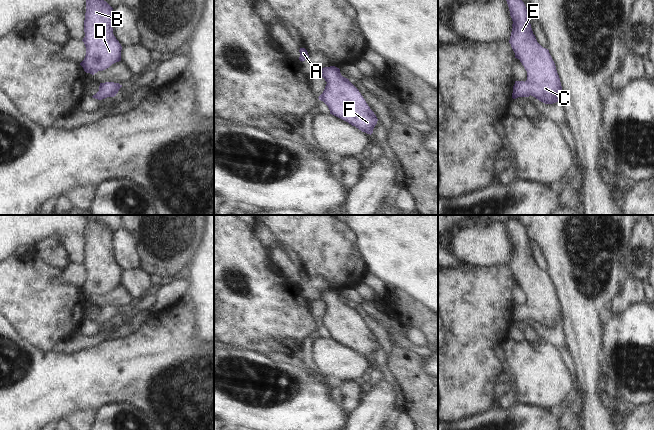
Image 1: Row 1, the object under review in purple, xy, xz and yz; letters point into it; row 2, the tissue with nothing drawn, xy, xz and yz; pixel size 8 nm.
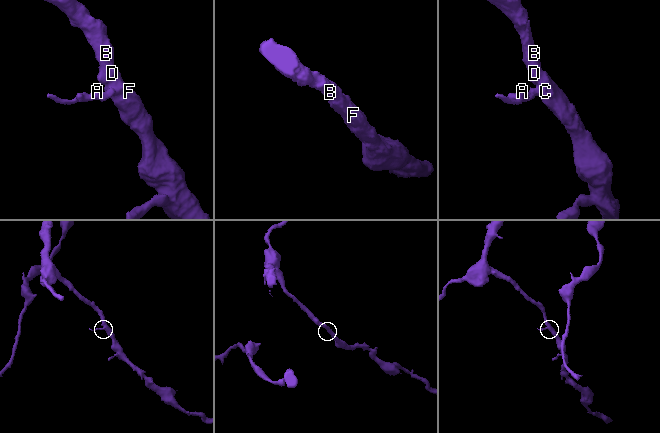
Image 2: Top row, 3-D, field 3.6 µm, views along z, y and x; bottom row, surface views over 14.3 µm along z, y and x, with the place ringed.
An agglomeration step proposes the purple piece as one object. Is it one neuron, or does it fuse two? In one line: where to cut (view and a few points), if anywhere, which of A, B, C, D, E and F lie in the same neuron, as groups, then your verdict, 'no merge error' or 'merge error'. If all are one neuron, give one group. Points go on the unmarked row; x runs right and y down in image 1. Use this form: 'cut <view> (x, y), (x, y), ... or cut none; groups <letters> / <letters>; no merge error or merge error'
cut none; groups A B C D E F; no merge error

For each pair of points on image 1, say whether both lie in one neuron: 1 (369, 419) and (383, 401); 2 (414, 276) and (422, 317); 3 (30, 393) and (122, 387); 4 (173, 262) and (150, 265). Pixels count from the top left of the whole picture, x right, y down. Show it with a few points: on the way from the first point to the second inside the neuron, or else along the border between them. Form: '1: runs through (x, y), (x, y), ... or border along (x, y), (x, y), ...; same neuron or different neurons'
1: runs through (371, 415), (379, 405); same neuron
2: border along (399, 289), (420, 301), (427, 308); different neurons
3: runs through (53, 387), (99, 387); same neuron
4: runs through (167, 262), (156, 262); same neuron

